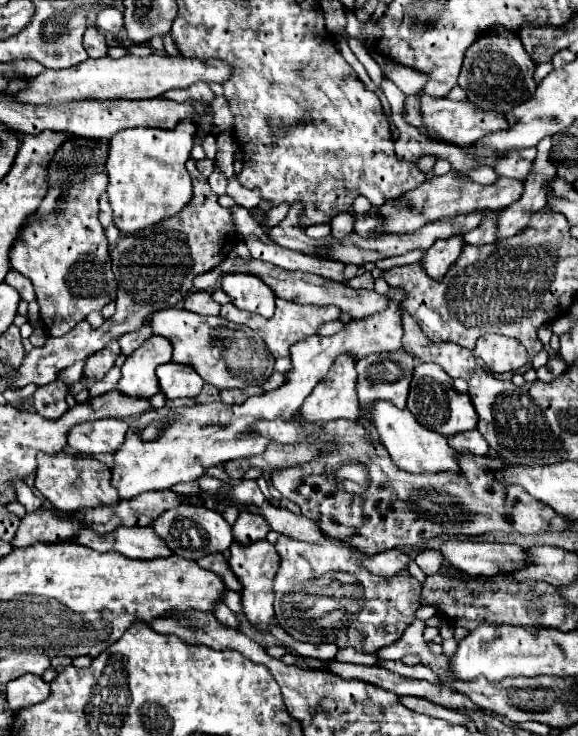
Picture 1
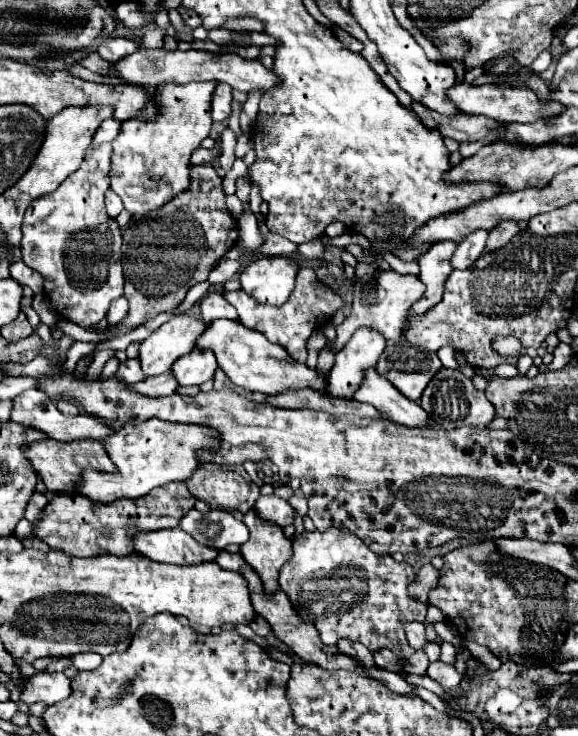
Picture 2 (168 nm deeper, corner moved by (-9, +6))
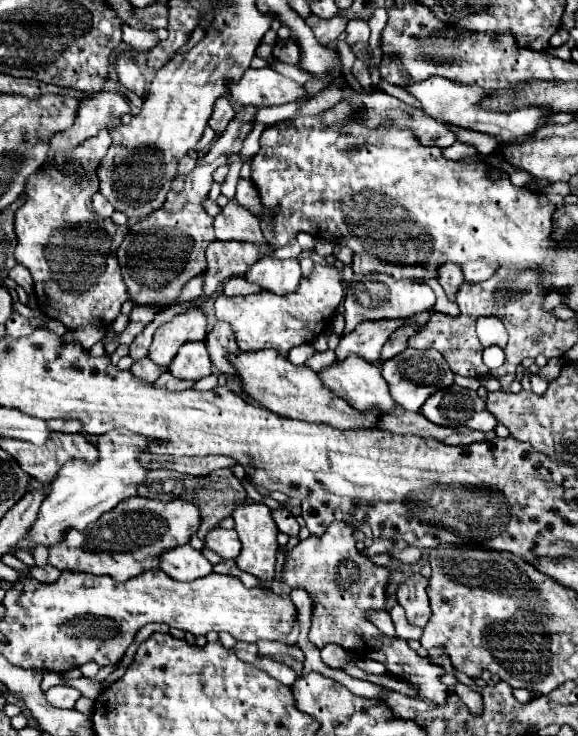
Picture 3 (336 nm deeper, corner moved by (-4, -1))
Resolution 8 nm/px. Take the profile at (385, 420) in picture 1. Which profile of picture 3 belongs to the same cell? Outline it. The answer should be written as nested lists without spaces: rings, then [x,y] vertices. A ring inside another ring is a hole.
[[[347,356],[341,362],[333,362],[331,366],[323,368],[319,372],[321,382],[325,384],[325,388],[333,390],[337,396],[341,396],[345,402],[349,402],[353,408],[357,410],[367,410],[367,408],[379,408],[381,412],[389,412],[395,408],[395,402],[389,394],[389,388],[381,376],[381,370],[377,364],[369,364],[365,360],[361,360],[361,356]]]

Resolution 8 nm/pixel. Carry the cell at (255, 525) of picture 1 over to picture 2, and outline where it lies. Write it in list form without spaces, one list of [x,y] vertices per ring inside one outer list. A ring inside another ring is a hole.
[[[274,495],[260,497],[258,505],[254,505],[254,511],[262,521],[270,521],[270,523],[276,523],[280,527],[290,525],[294,519],[294,509],[288,505],[288,501],[278,499]]]

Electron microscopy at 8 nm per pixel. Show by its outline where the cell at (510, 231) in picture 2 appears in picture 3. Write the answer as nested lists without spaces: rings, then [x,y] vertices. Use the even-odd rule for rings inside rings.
[[[471,266],[463,268],[463,278],[465,282],[483,282],[495,274],[495,266]]]

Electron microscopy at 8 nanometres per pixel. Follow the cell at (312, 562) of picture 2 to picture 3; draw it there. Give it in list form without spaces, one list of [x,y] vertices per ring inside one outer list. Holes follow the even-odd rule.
[[[331,524],[325,534],[309,536],[301,540],[291,552],[285,556],[283,564],[283,580],[291,588],[305,588],[311,598],[317,600],[313,610],[313,624],[309,630],[309,640],[323,648],[325,644],[337,644],[347,650],[355,650],[355,654],[363,652],[363,658],[371,658],[375,662],[385,664],[389,674],[415,684],[419,696],[441,706],[447,700],[447,686],[441,682],[443,668],[439,664],[433,666],[427,658],[421,658],[413,652],[405,640],[389,638],[381,634],[371,622],[365,620],[365,612],[369,608],[383,610],[387,606],[385,586],[389,582],[389,572],[383,566],[373,564],[369,558],[357,550],[355,526],[351,524]]]

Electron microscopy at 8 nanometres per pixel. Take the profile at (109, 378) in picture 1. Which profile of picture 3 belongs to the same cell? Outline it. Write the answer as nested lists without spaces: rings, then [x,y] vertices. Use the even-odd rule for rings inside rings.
[[[141,358],[141,360],[137,360],[137,362],[133,364],[131,372],[133,372],[135,376],[143,378],[145,382],[151,382],[151,384],[153,384],[153,382],[165,372],[165,368],[157,368],[157,364],[153,364],[153,360]]]

